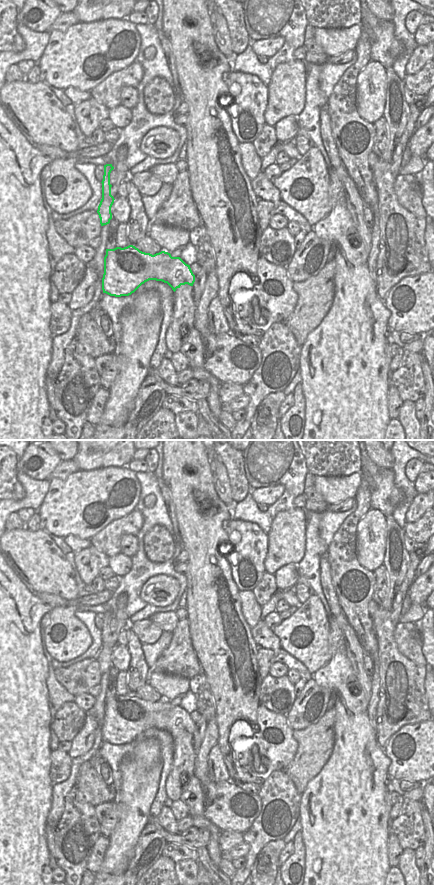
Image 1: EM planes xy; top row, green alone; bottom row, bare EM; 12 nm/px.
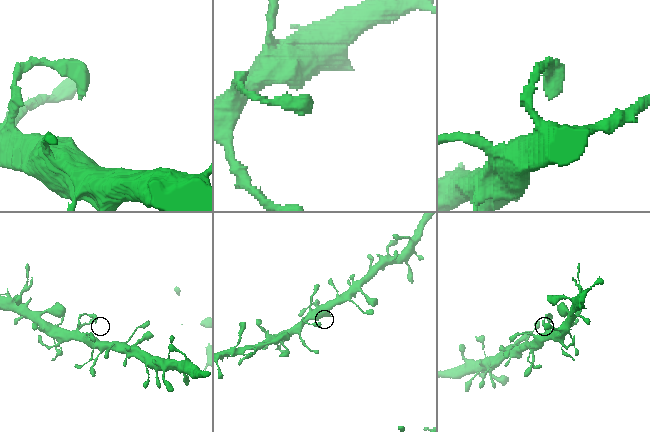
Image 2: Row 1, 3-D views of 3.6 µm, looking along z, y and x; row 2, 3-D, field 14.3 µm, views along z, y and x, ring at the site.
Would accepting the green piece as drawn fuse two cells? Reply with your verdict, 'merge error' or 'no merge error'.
no merge error

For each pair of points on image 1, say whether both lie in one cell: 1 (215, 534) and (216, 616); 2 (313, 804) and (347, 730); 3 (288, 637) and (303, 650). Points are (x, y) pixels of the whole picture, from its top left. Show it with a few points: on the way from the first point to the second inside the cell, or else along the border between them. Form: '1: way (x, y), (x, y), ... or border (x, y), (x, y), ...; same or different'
1: way (208, 554), (209, 585), (212, 596); same
2: way (331, 786), (347, 770), (347, 748); same
3: way (290, 641), (299, 649); same

